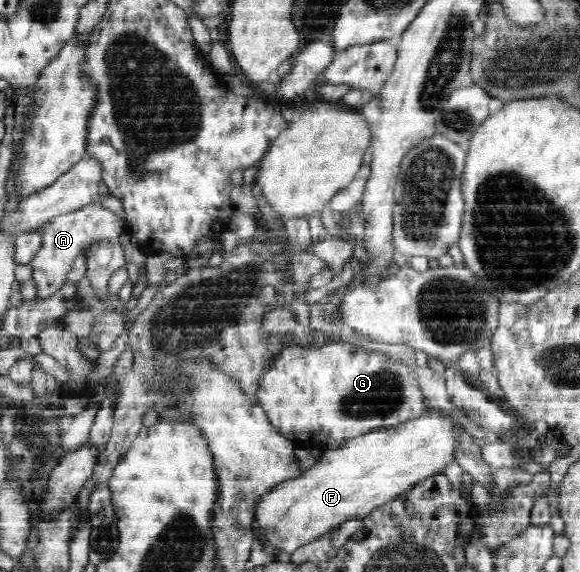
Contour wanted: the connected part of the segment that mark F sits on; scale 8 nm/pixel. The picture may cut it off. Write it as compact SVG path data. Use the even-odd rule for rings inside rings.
M428 409L417 419L396 427L367 432L365 435L345 441L341 447L334 450L325 448L316 451L314 466L310 466L308 470L302 469L295 477L280 481L274 488L262 494L260 502L256 504L256 520L262 526L260 544L264 548L278 546L291 554L298 547L312 543L347 520L359 521L375 508L382 507L387 501L394 500L399 493L406 492L418 484L424 477L430 477L448 468L456 458L456 442L458 433L454 429L452 419L438 409Z

